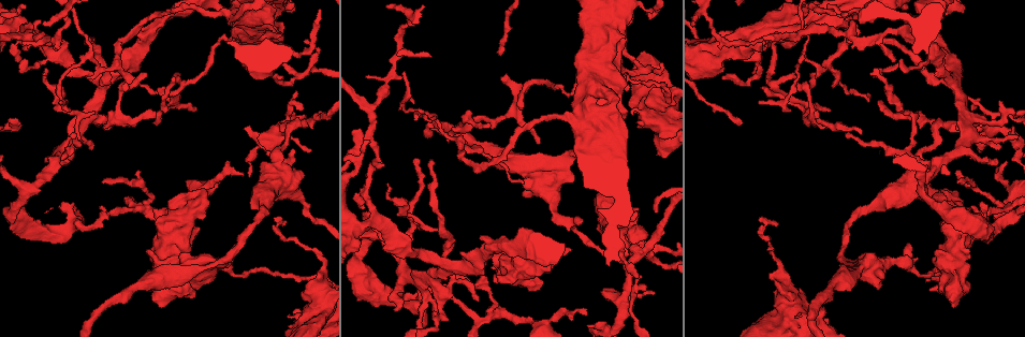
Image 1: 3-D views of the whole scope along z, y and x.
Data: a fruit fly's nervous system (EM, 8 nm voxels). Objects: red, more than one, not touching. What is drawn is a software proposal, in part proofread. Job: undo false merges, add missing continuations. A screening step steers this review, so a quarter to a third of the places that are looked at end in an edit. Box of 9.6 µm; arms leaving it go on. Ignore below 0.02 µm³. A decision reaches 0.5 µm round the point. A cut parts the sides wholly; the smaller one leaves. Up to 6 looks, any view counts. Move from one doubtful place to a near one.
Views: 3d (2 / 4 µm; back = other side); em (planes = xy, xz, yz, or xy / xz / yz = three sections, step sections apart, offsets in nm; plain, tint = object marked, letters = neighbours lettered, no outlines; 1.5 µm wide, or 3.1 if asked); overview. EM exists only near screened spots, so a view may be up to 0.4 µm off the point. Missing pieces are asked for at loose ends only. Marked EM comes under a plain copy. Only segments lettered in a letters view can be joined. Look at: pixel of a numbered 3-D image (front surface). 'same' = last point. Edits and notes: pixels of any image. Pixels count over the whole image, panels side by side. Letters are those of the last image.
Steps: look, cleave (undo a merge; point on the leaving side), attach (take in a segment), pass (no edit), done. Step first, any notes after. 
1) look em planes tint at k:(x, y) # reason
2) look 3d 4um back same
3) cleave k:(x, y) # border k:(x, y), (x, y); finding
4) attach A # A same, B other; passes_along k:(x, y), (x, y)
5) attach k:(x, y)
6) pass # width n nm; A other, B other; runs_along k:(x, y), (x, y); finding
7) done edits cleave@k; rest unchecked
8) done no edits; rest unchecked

look em planes tint at 1:(942, 189) # stops while still wide

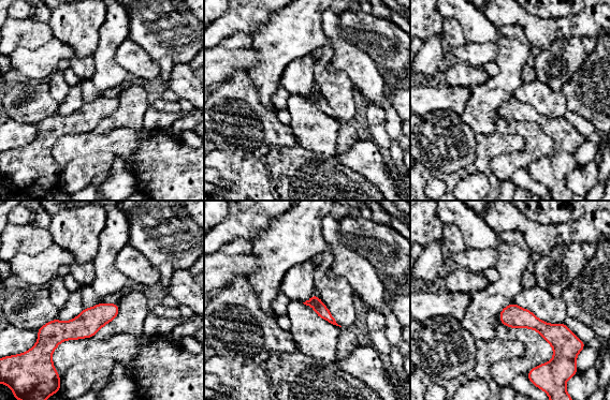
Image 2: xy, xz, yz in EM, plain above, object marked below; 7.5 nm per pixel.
look em planes letters same # see the neighbours

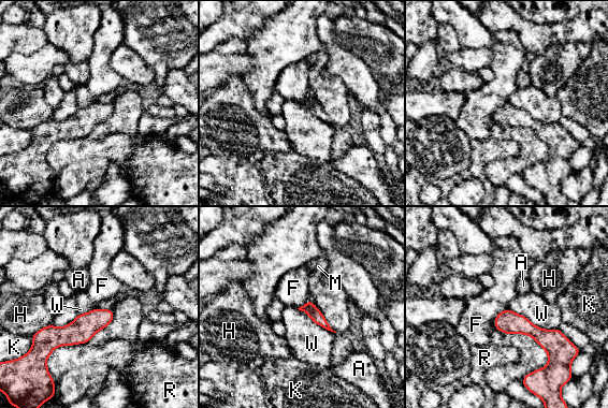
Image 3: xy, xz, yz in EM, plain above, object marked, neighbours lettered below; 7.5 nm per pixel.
pass # A other, F other, H other, K other, M other, R other, W other; none of them fits

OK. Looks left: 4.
look em planes letters at 1:(160, 307) # stops while still wide

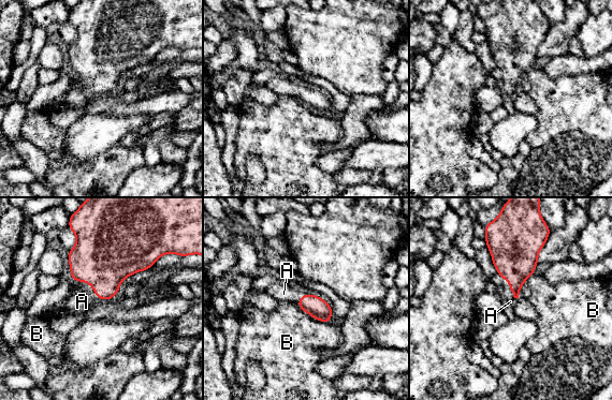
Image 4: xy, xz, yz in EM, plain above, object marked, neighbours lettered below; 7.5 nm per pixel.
attach A # A same, B other; passes_along 4:(104, 254), (91, 284), (82, 301); the neuron continues

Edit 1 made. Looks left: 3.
look em xy step 8 letters at 1:(629, 88) # free end

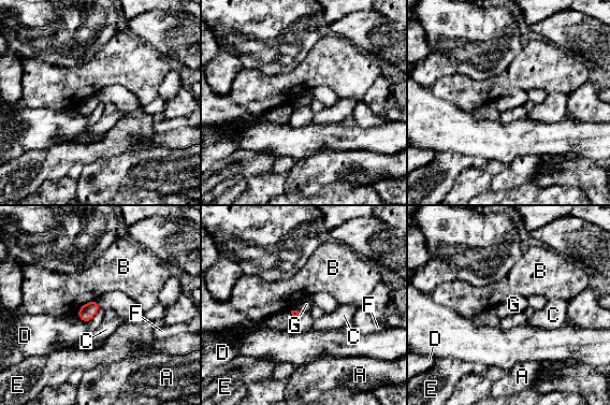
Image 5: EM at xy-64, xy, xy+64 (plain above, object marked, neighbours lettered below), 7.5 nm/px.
look em planes letters same # cut it another way

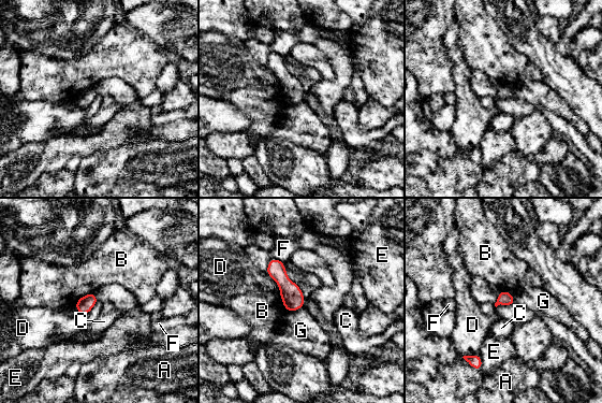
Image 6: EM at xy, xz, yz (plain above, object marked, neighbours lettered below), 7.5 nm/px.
pass # A other, B other, C other, D other, E other, F other, G other; border 6:(303, 306), (287, 312); none of them fits

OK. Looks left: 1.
done edits attach@4; rest unchecked

